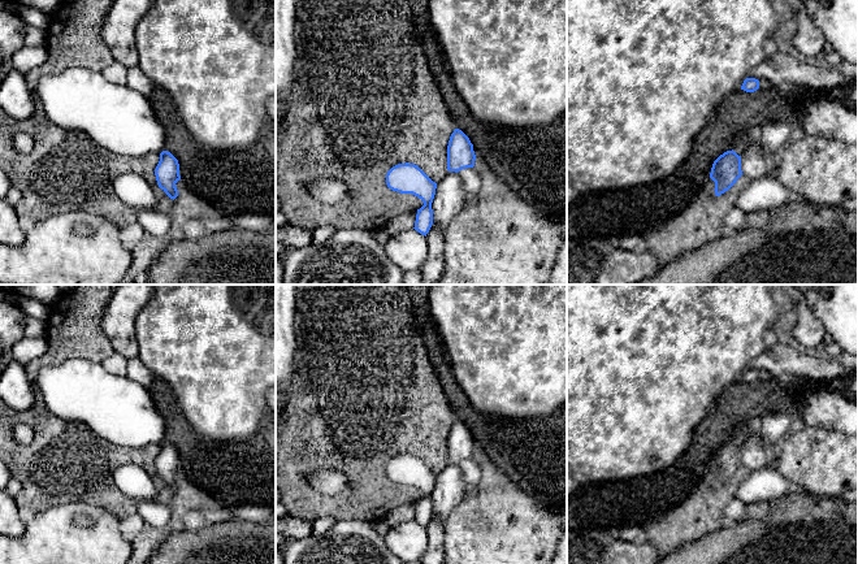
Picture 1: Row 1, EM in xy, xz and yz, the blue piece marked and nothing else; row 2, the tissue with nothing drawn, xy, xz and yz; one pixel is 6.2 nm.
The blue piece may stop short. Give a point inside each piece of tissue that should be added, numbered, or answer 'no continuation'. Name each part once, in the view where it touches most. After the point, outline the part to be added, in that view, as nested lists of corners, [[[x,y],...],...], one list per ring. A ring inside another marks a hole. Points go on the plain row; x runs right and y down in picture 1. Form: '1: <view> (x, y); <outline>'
no continuation

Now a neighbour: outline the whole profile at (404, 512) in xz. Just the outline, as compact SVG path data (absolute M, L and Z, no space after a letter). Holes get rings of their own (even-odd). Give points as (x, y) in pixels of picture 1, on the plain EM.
M417 500L404 503L396 508L394 508L386 517L385 521L390 525L398 525L404 521L410 521L415 519Z

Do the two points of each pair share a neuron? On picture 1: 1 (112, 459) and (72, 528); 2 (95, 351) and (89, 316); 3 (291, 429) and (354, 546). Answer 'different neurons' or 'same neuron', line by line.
1: different neurons
2: same neuron
3: different neurons

